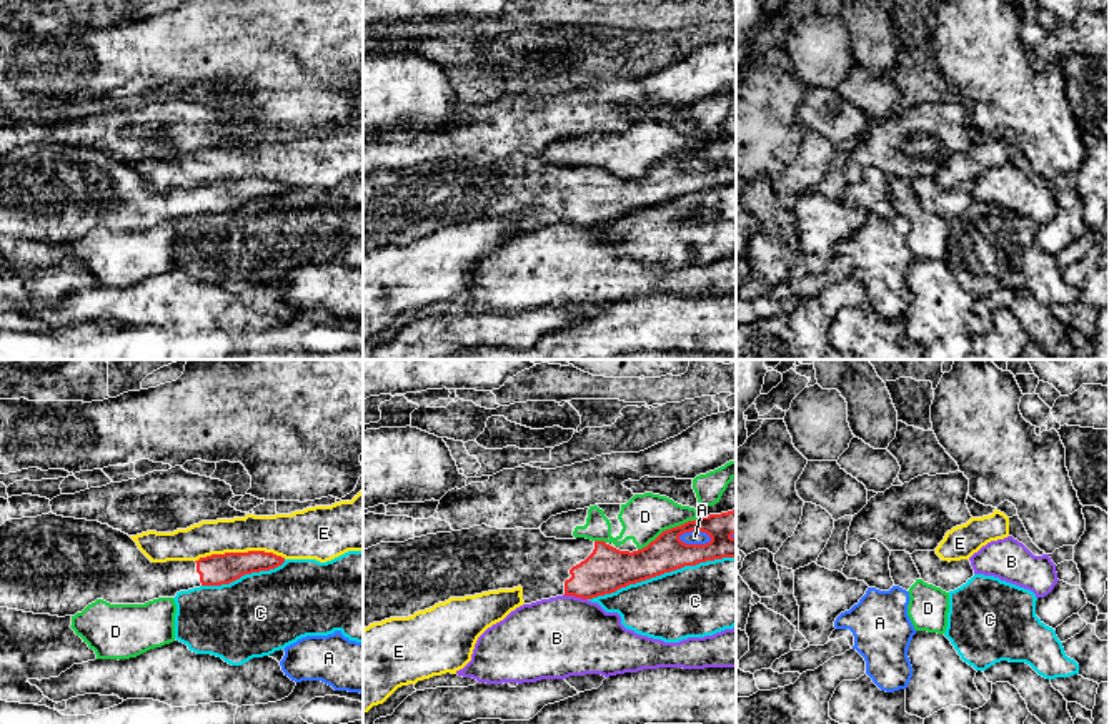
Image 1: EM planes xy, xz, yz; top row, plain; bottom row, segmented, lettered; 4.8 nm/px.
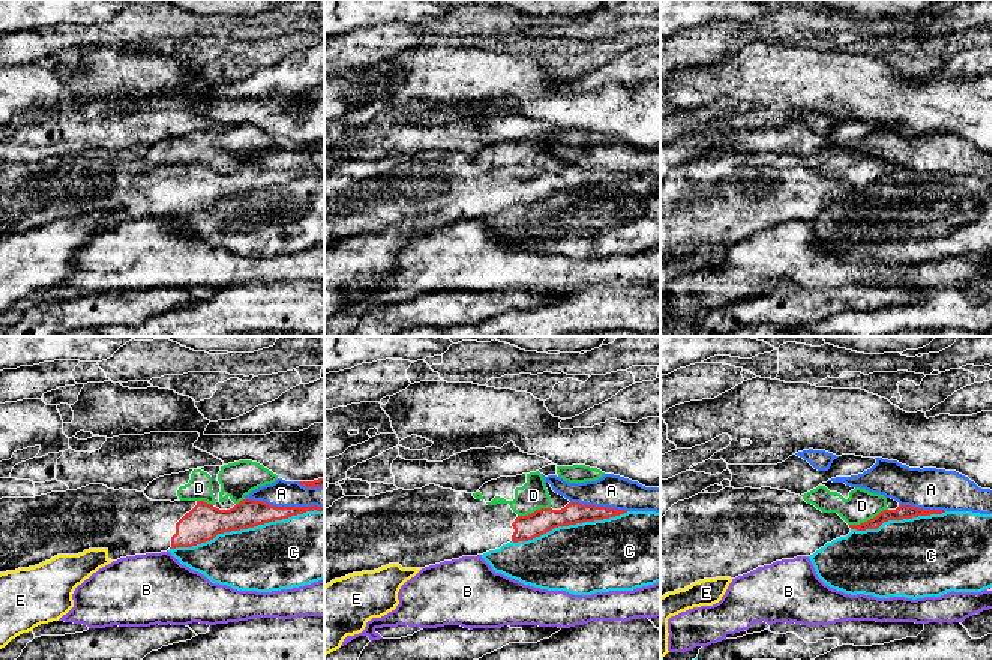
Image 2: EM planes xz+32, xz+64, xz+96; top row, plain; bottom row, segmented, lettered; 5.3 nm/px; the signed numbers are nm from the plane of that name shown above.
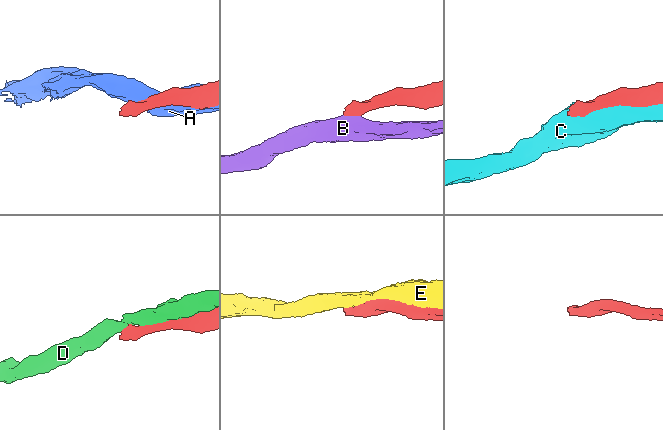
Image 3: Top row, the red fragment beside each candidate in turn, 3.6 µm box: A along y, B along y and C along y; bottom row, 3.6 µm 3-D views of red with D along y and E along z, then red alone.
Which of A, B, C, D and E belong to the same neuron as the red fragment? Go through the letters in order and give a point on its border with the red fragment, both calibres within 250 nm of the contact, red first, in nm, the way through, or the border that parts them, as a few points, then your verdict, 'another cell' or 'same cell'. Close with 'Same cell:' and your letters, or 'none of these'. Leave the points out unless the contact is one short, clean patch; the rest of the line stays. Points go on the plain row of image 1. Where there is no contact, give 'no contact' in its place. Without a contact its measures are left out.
A: meets red in xz at (695, 172); 180 nm thick on the red side, 60 nm on the other; another cell
B: meets red in xz at (575, 223); 220 nm thick on the red side, 380 nm on the other; border along xz (563, 222), (586, 227); another cell
C: meets red in xz at (661, 200); 200 nm thick on the red side, 340 nm on the other; another cell
D: meets red in xz at (668, 157); 180 nm thick on the red side, 220 nm on the other; another cell
E: meets red in xy at (240, 180); 150 nm thick on the red side, 200 nm on the other; another cell
Same cell: none of these

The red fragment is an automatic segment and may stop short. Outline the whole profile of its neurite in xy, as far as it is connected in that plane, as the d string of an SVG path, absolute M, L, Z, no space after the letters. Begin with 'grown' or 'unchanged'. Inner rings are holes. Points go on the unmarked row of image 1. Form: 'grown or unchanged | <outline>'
grown | M50 138L0 153L0 235L65 245L97 226L145 231L200 213L230 211L283 190L265 178L152 190L128 161Z

